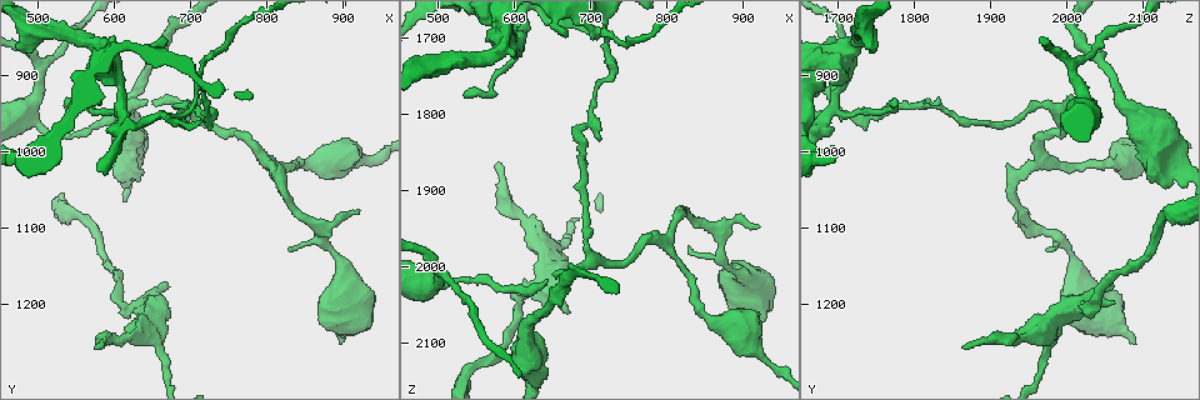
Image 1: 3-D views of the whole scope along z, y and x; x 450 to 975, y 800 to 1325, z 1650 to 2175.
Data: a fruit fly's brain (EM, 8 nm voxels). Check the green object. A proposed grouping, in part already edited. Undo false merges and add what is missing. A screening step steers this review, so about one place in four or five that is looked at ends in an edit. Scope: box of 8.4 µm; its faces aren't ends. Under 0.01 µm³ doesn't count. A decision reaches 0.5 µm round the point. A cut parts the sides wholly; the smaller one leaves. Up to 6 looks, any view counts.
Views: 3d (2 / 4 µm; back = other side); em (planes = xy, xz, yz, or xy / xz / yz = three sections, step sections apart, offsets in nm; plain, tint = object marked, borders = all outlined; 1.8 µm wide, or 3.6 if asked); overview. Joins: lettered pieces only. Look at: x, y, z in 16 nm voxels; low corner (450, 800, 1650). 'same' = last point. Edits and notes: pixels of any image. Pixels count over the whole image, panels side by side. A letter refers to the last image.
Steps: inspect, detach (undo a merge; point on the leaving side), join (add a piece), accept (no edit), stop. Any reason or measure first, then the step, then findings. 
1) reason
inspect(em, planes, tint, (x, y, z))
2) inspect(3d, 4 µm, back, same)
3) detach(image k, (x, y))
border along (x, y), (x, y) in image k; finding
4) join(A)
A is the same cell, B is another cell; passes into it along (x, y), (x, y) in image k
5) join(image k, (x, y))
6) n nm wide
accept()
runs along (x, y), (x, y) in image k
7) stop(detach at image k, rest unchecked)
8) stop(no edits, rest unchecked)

arms run side by side
inspect(em, planes, tint, (720, 940, 1700))

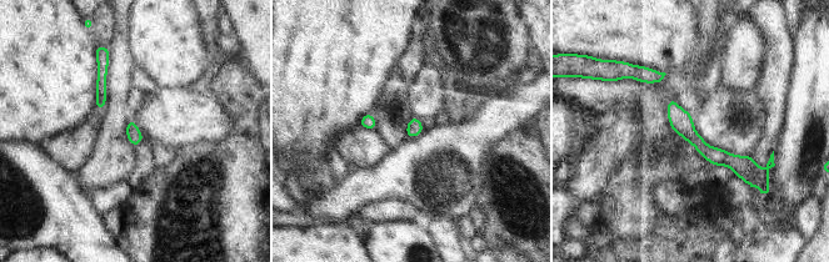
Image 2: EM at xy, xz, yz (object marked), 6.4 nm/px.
inspect(em, planes, borders, same)

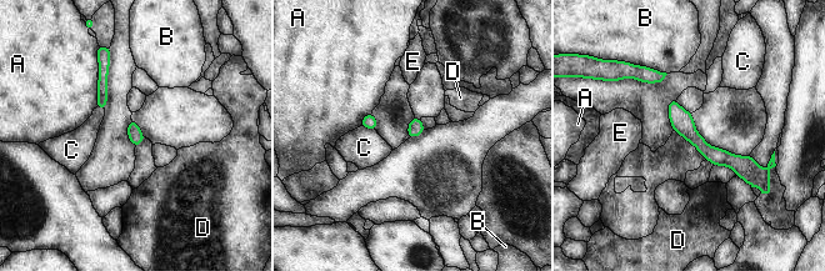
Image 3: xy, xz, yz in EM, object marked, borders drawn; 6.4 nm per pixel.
A touches over 200 nm
accept()
A, B, C, D and E are other cells; runs along (671, 104), (710, 154), (756, 171) in image 3; all the same neuron

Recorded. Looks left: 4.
abrupt turn
inspect(em, planes, tint, (510, 885, 2015))

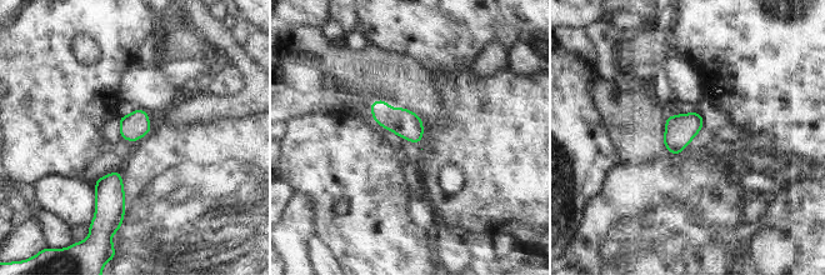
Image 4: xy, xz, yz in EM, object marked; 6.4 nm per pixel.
what lies round it
inspect(em, planes, borders, same)

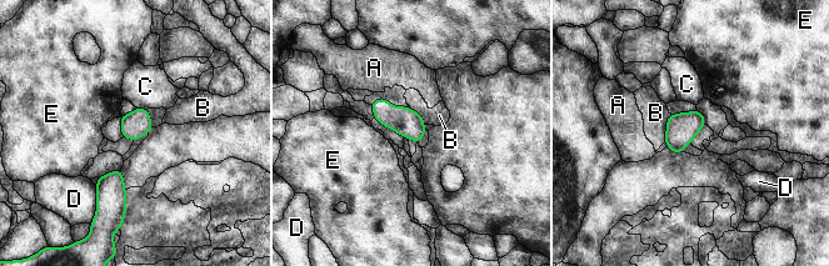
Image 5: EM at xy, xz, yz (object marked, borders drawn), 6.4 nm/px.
180 nm wide
accept()
A, B, C, D and E are other cells; border along (670, 114), (665, 121), (663, 141) in image 5; all the same neuron

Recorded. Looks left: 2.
thin end
inspect(3d, 2 µm, (575, 1255, 1865))

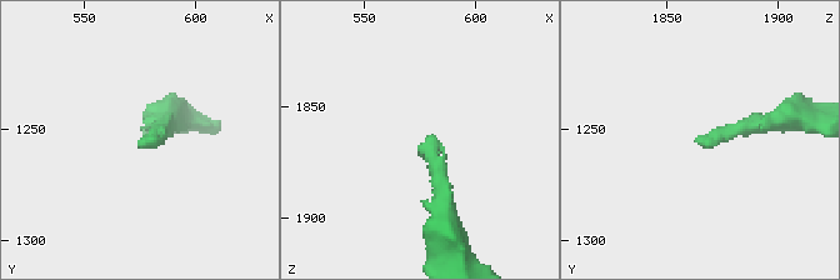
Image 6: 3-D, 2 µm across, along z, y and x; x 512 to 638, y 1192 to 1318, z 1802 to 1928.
need the tissue
inspect(em, 3.6 µm, planes, borders, (577, 1255, 1864))

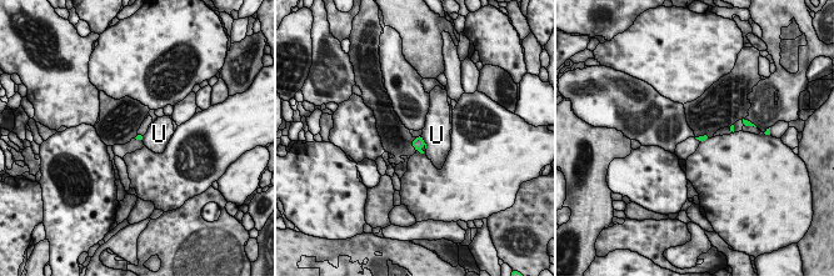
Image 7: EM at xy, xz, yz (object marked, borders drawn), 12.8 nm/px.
accept()
U is another cell; border along (420, 136), (427, 147) in image 7; no lettered piece goes on from it

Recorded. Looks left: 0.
stop(no edits, rest unchecked)

